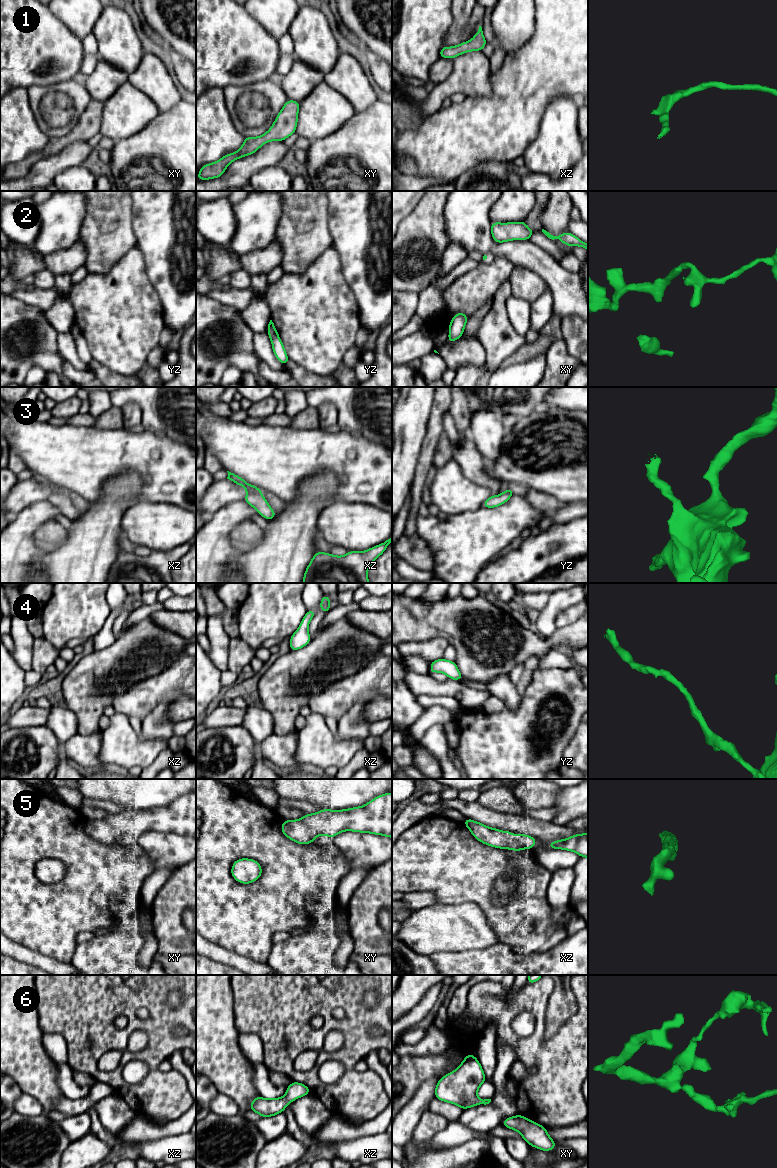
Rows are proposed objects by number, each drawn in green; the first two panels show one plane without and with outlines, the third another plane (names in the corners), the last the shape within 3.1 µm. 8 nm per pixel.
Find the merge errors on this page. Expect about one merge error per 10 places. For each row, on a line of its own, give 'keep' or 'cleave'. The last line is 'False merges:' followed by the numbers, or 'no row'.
1: keep
2: keep
3: keep
4: keep
5: keep
6: keep
False merges: no row

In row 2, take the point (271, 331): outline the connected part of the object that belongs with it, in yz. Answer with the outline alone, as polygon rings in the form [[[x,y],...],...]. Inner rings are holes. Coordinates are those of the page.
[[[272,320],[268,324],[267,334],[271,339],[272,349],[277,358],[277,360],[285,365],[288,365],[289,358],[287,356],[286,350],[282,344],[281,339],[279,338],[278,332]]]

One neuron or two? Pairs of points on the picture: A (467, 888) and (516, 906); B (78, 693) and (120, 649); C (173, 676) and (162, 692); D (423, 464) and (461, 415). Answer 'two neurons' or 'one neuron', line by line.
A: one neuron
B: one neuron
C: one neuron
D: two neurons

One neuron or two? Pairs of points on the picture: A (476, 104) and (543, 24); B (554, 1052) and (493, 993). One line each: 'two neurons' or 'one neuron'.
A: one neuron
B: one neuron

